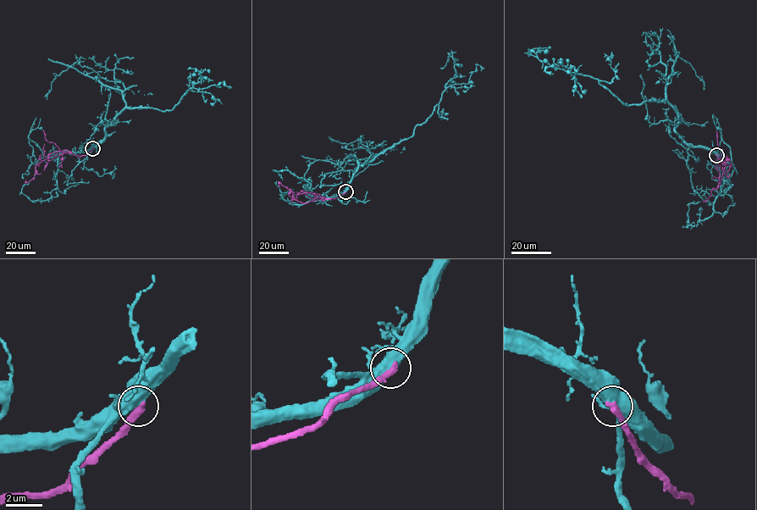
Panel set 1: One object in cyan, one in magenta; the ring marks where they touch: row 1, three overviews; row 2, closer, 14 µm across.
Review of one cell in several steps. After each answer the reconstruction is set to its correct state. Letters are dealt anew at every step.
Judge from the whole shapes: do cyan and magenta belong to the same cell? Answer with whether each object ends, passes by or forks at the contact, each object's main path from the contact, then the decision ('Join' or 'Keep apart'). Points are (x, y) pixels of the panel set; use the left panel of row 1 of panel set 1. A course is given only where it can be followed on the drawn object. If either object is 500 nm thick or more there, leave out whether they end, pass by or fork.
At the ring cyan forks. At the ring magenta ends. Course of cyan: (92, 148), (125, 108), (171, 110), (193, 87), (192, 82), (203, 80), (196, 69), (187, 69). Course of magenta: (92, 148), (81, 156), (67, 150), (57, 152), (41, 162), (35, 168), (37, 174), (29, 182), (26, 180). Keep apart

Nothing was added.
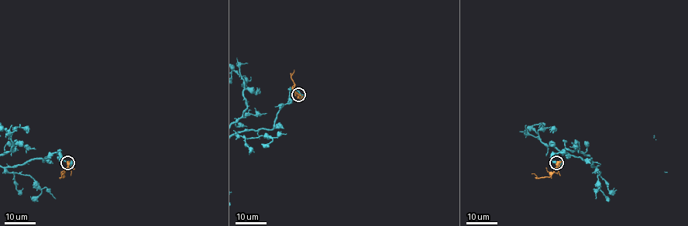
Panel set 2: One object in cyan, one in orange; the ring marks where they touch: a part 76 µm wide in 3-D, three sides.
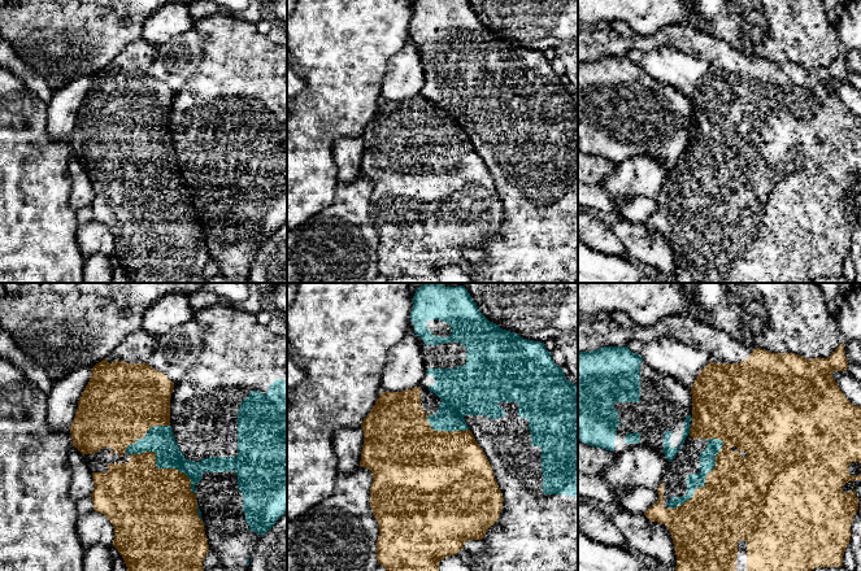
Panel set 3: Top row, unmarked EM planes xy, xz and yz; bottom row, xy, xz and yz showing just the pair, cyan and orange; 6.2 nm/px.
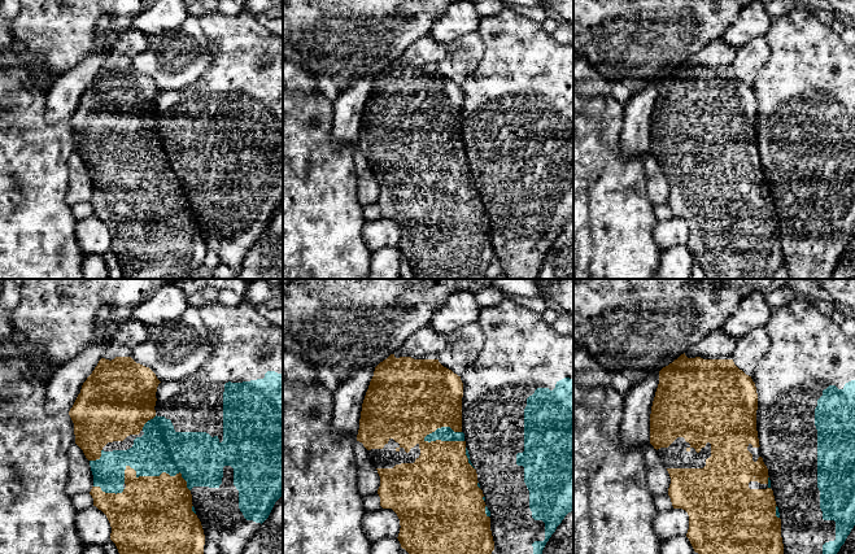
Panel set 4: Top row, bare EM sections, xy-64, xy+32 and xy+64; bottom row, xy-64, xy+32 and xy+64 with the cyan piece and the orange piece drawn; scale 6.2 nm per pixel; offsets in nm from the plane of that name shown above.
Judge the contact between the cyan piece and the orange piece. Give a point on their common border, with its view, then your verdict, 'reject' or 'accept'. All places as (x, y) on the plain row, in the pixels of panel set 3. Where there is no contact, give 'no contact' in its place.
contact yz (704, 190); reject

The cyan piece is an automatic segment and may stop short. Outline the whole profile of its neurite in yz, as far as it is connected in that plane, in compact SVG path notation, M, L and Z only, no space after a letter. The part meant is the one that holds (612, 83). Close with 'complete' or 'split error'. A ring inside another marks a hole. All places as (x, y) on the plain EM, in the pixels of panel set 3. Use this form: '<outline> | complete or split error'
M604 56L592 61L578 61L578 151L603 157L616 164L636 156L652 156L665 162L669 174L662 186L664 217L674 218L691 209L695 199L705 195L706 183L716 175L716 165L723 151L692 148L691 97L651 78L640 64L627 56Z | split error

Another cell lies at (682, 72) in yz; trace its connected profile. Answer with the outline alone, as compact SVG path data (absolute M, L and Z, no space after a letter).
M670 44L645 52L640 65L651 78L688 97L693 95L700 80L710 71L706 60L680 53Z

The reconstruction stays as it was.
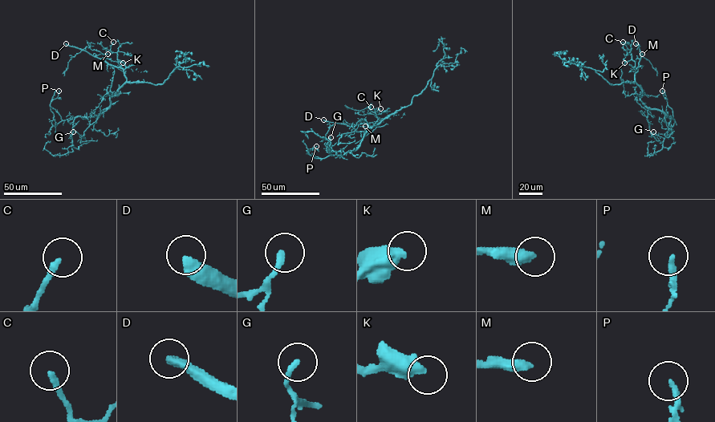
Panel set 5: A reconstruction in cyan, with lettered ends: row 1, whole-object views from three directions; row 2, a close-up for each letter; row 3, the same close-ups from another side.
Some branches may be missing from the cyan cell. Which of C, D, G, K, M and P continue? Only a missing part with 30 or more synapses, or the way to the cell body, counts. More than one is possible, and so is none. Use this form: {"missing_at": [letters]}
{"missing_at": ["D"]}

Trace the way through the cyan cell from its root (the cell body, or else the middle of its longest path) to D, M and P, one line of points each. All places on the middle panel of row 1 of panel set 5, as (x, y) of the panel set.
D: (371, 126), (376, 125), (383, 119), (352, 126), (323, 119)
M: (371, 126), (376, 125), (383, 119), (354, 124), (365, 126)
P: (371, 126), (367, 124), (367, 130), (355, 150), (342, 155), (313, 156), (307, 152), (316, 146)

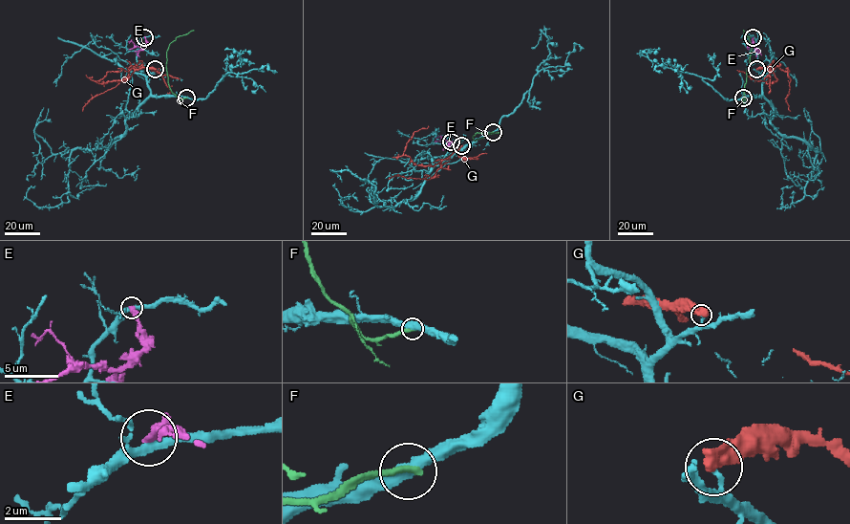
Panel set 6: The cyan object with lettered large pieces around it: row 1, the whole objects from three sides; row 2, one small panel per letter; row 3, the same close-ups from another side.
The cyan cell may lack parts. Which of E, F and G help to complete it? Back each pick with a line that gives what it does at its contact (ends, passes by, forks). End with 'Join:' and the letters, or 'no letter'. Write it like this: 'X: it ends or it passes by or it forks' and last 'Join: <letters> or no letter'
Join: no letter

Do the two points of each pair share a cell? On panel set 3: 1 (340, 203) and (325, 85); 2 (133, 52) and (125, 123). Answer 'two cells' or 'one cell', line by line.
1: two cells
2: one cell

